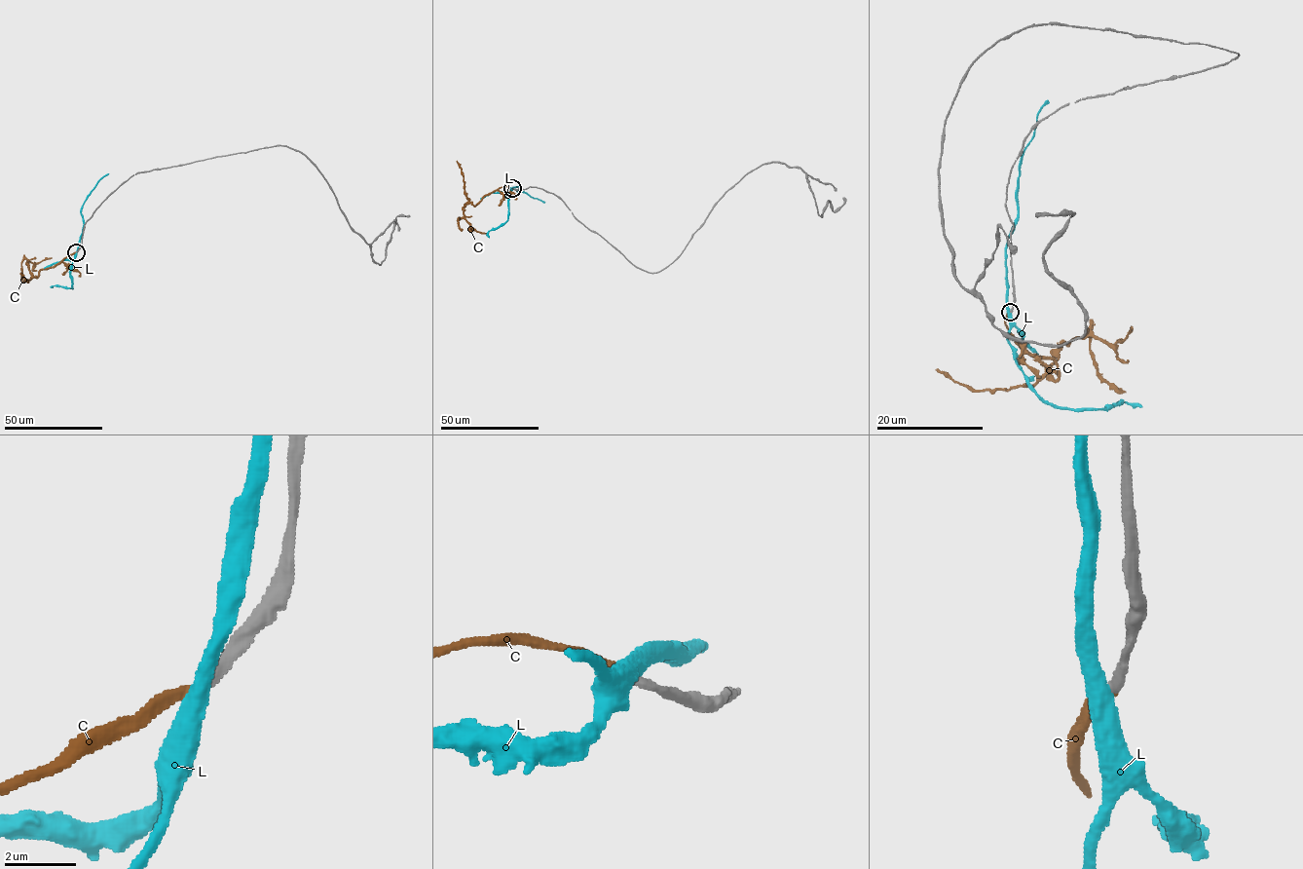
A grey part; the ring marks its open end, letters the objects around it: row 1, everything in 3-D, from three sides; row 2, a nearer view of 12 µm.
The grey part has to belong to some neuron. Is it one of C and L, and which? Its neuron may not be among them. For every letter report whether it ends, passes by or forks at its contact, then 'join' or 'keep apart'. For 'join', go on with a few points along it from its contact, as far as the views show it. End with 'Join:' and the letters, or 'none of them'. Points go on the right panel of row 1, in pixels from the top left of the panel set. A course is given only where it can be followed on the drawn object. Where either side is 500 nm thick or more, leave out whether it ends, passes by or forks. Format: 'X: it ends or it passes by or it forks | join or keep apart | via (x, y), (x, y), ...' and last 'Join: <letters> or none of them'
C: it ends | join | via (1011, 311), (1008, 330), (1055, 362), (1049, 377), (1056, 352), (1089, 329), (1097, 372), (1121, 388)
L: it passes by | keep apart
Join: C

